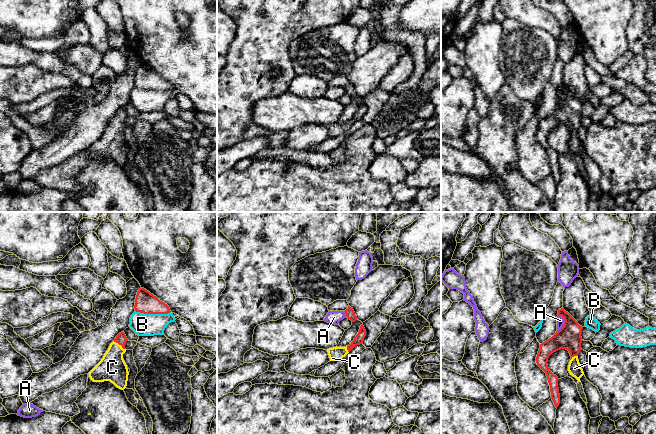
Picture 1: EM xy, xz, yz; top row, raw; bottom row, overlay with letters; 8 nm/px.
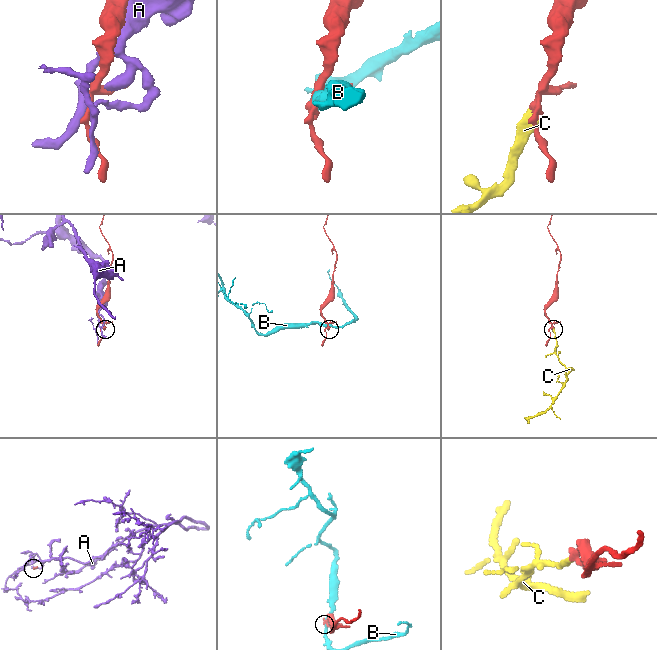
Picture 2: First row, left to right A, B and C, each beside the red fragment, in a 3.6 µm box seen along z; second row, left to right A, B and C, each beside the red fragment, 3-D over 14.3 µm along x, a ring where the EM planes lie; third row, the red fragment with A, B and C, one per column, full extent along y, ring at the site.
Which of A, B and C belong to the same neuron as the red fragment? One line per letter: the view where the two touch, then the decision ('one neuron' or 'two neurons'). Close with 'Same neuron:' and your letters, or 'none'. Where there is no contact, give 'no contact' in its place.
A: contact in yz; two neurons
B: contact in xy; two neurons
C: contact in xy; one neuron
Same neuron: C

